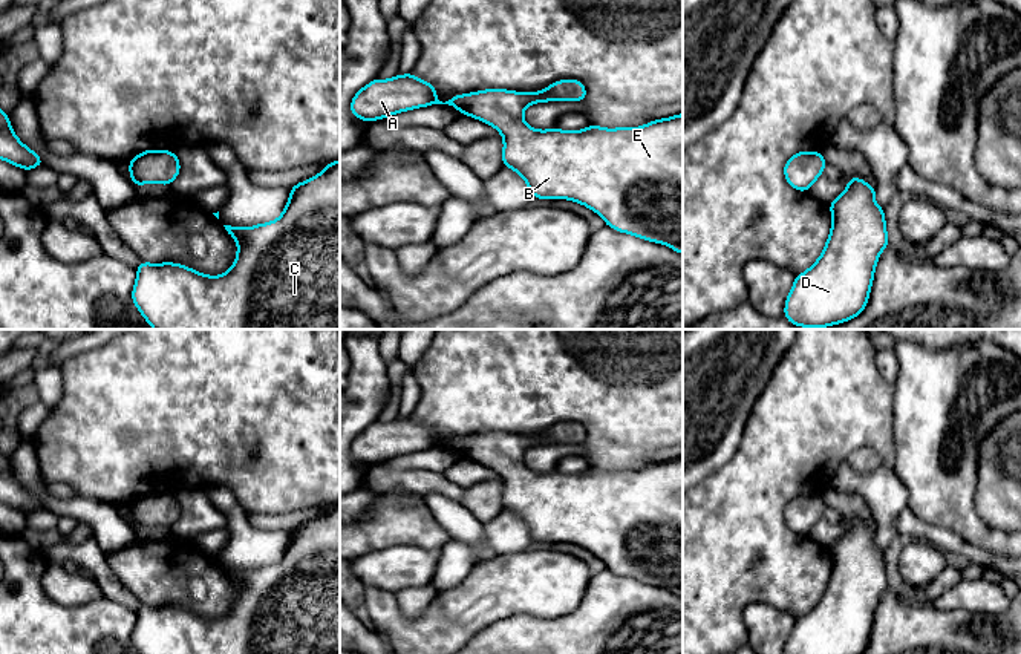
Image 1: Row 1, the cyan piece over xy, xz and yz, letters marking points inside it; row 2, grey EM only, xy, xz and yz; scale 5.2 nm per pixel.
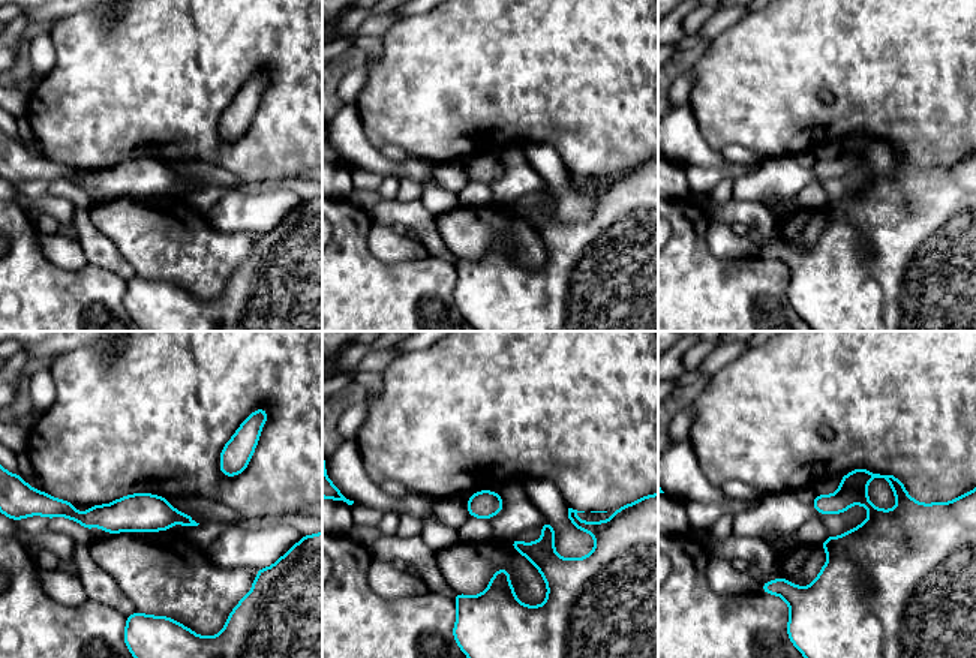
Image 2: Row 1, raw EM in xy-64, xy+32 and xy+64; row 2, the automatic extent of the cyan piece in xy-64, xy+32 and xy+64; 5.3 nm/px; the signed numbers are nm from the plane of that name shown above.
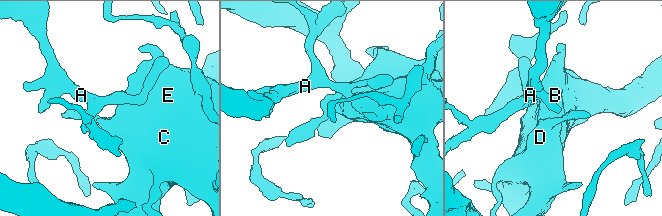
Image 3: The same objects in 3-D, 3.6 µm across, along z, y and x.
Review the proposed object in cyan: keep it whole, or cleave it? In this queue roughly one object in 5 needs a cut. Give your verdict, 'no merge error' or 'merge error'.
no merge error

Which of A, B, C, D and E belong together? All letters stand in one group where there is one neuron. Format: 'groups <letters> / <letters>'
groups A B C D E

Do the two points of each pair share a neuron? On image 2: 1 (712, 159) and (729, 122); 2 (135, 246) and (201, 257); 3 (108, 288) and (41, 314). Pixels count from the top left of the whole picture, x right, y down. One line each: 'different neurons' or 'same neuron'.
1: different neurons
2: same neuron
3: same neuron

